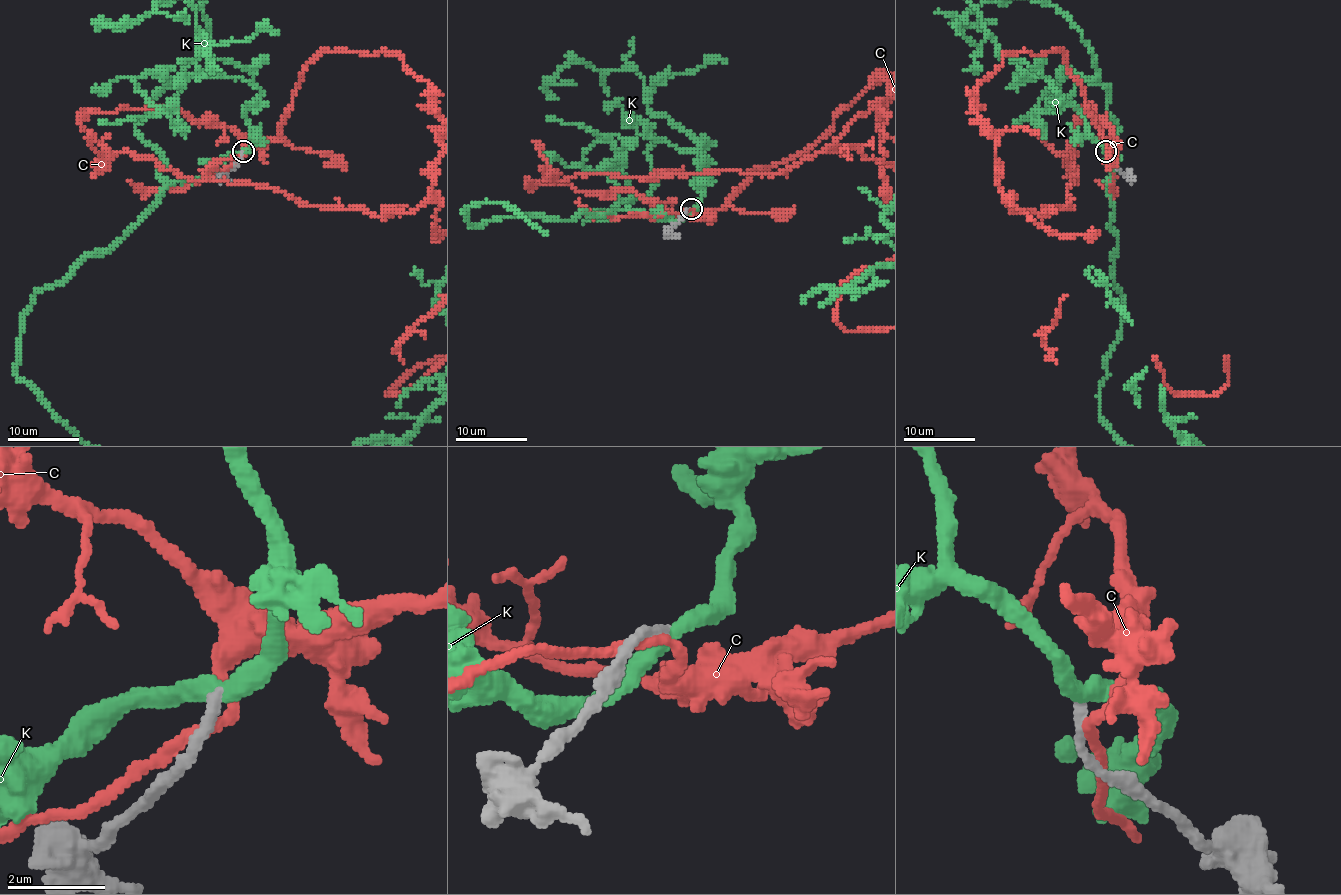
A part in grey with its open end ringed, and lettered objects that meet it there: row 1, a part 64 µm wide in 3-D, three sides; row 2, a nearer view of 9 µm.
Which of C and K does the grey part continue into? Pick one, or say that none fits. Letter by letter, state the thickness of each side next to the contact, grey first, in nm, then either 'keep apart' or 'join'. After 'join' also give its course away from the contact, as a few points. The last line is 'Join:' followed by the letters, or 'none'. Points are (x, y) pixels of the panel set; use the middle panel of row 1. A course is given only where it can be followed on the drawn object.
C: 280/200 nm | keep apart
K: 240/340 nm | keep apart
Join: none

